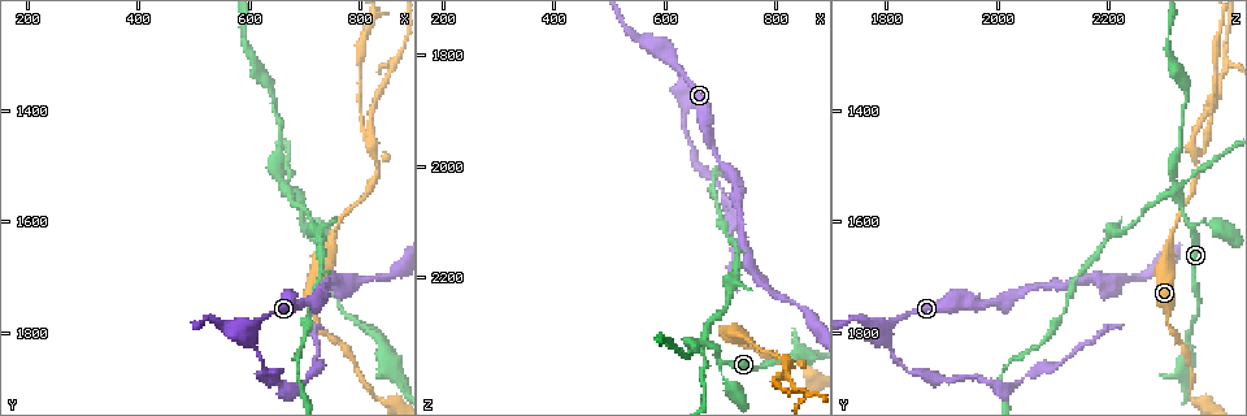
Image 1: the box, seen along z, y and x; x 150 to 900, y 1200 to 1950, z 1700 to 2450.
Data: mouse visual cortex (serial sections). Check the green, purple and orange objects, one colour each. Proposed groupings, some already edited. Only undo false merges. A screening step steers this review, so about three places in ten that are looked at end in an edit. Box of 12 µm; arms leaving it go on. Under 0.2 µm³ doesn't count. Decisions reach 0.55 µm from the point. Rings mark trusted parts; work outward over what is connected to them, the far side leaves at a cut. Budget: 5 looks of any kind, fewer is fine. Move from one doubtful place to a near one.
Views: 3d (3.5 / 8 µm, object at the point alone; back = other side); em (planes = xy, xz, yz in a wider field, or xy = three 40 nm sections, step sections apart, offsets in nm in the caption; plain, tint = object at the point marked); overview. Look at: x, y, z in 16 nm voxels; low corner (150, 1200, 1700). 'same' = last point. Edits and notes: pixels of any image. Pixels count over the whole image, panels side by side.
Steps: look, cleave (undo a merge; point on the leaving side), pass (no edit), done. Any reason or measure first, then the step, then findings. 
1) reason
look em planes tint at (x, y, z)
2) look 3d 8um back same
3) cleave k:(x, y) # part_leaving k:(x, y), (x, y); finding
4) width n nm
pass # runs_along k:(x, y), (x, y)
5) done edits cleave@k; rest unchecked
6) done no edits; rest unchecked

abrupt turn
look 3d 8um at (600, 1800, 1800)

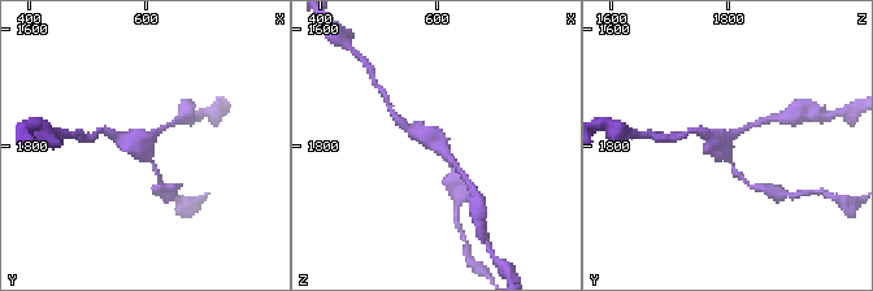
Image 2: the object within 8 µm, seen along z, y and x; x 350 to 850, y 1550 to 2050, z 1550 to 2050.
zoom in
look 3d 3.5um back at (605, 1795, 1795)

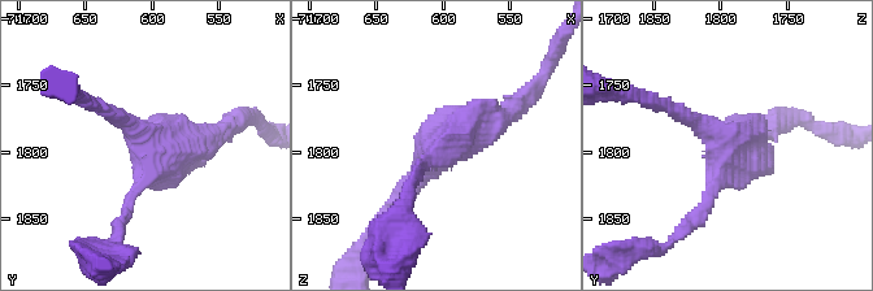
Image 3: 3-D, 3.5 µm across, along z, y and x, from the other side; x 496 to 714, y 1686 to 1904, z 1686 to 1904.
arms 3; arm_widths 150, 200, 400 nm
look em xy step 2 tint at (604, 1796, 1800)

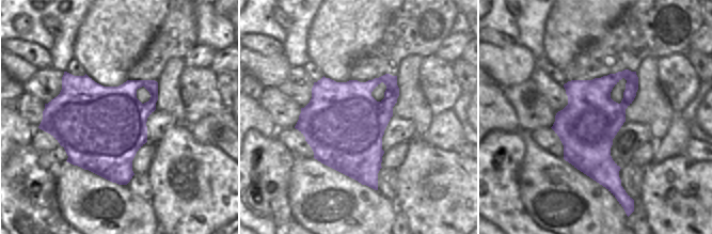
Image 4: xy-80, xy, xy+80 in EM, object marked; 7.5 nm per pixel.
pass # all the same cell

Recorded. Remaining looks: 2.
branch point
look 3d 3.5um at (825, 1475, 2355)

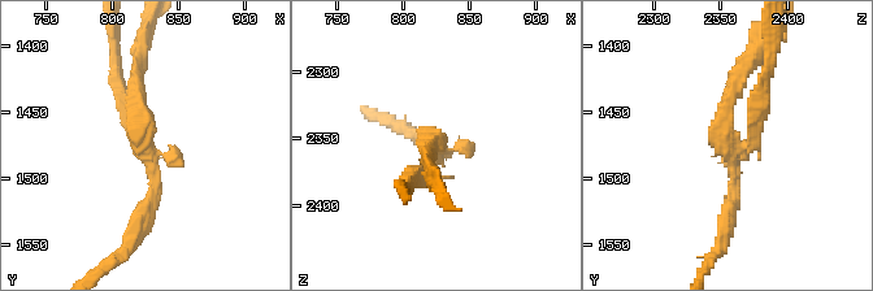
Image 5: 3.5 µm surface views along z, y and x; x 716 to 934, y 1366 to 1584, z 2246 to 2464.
arms 3; arm_widths 200, 200, 200 nm; now the EM
look em planes tint at (826, 1478, 2358)

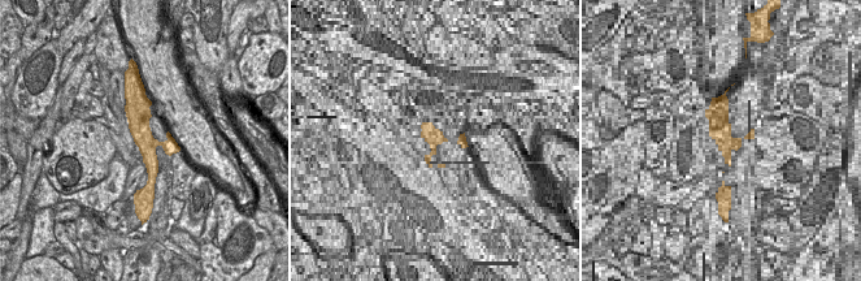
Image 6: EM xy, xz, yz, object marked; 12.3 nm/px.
cleave 5:(751, 104) # a second cell is stuck on

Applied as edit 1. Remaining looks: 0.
done edits cleave@5; rest unchecked

